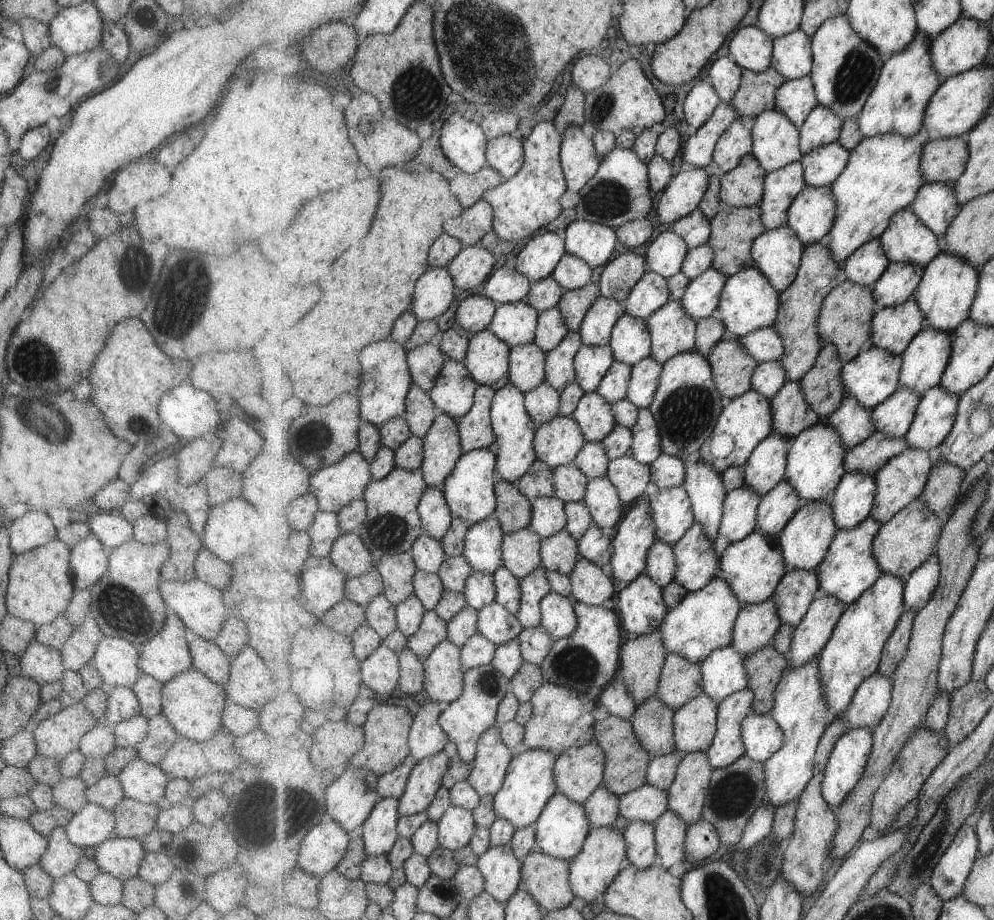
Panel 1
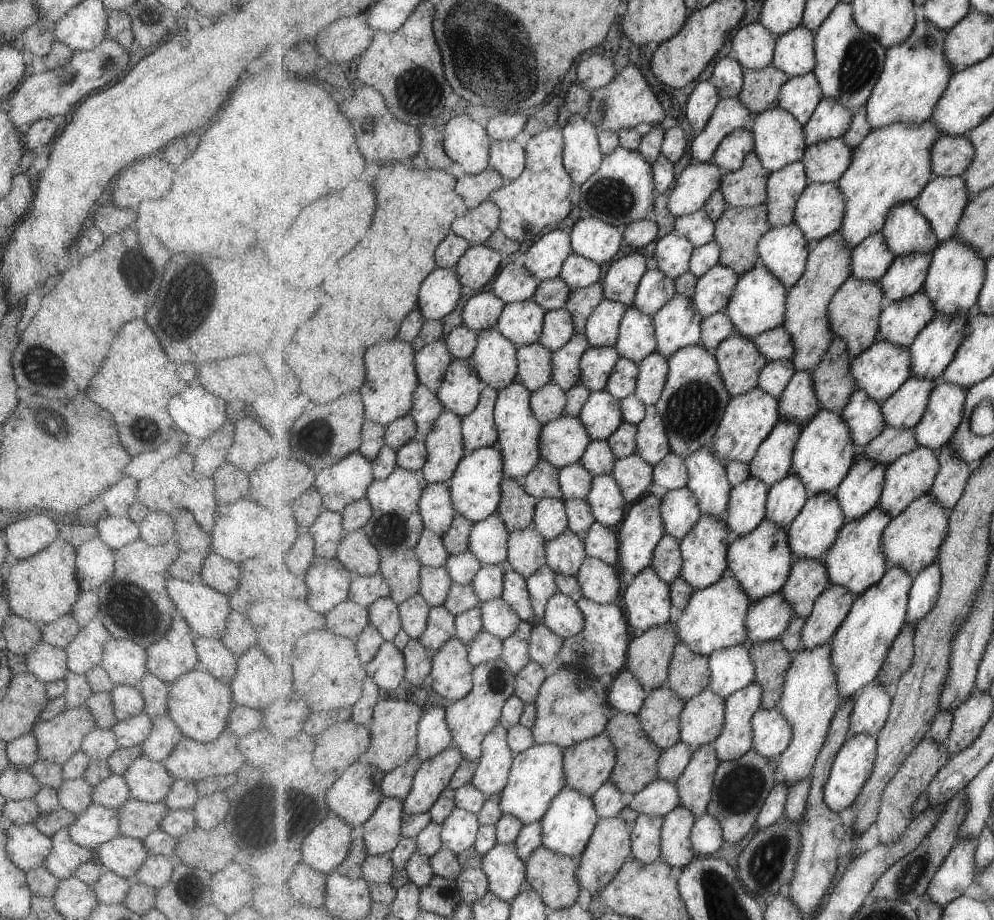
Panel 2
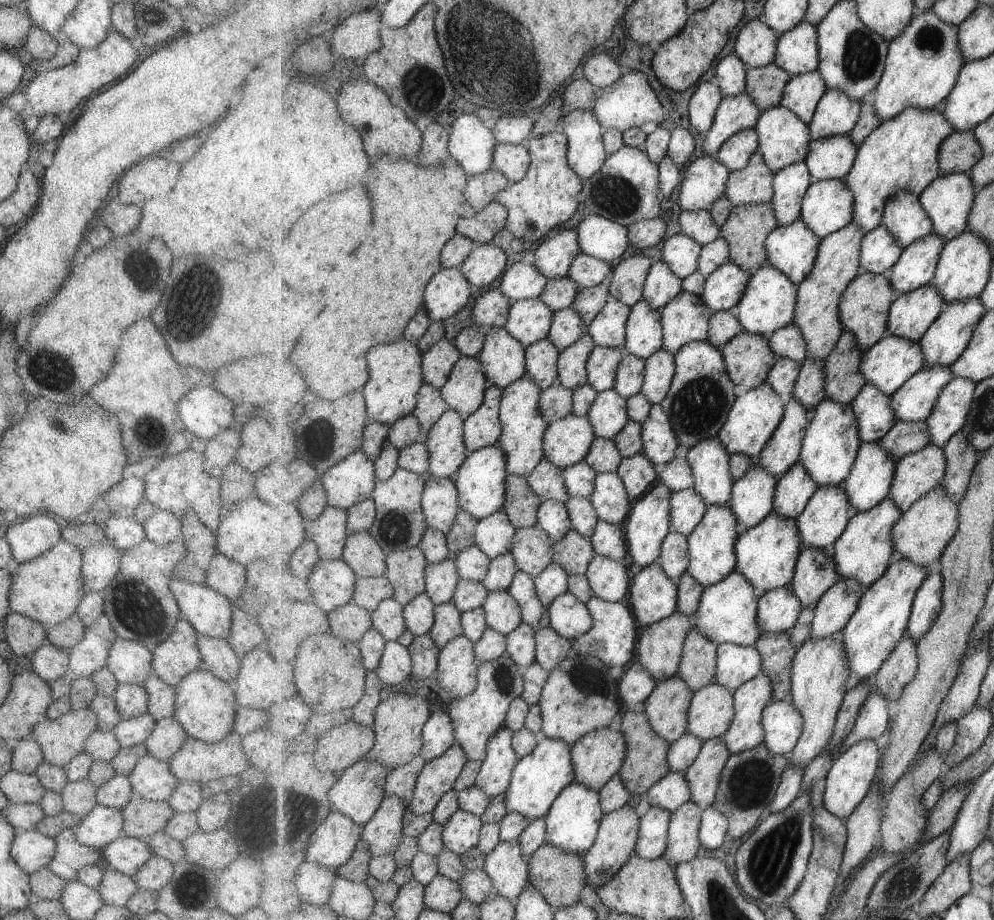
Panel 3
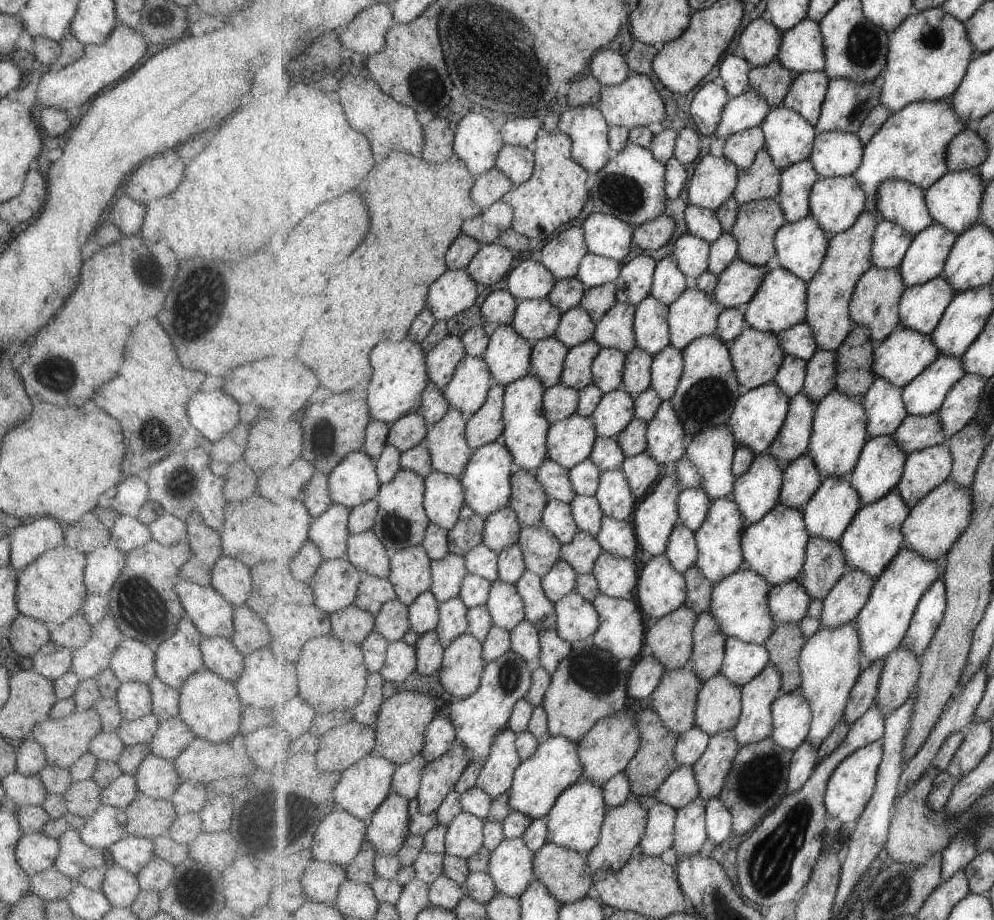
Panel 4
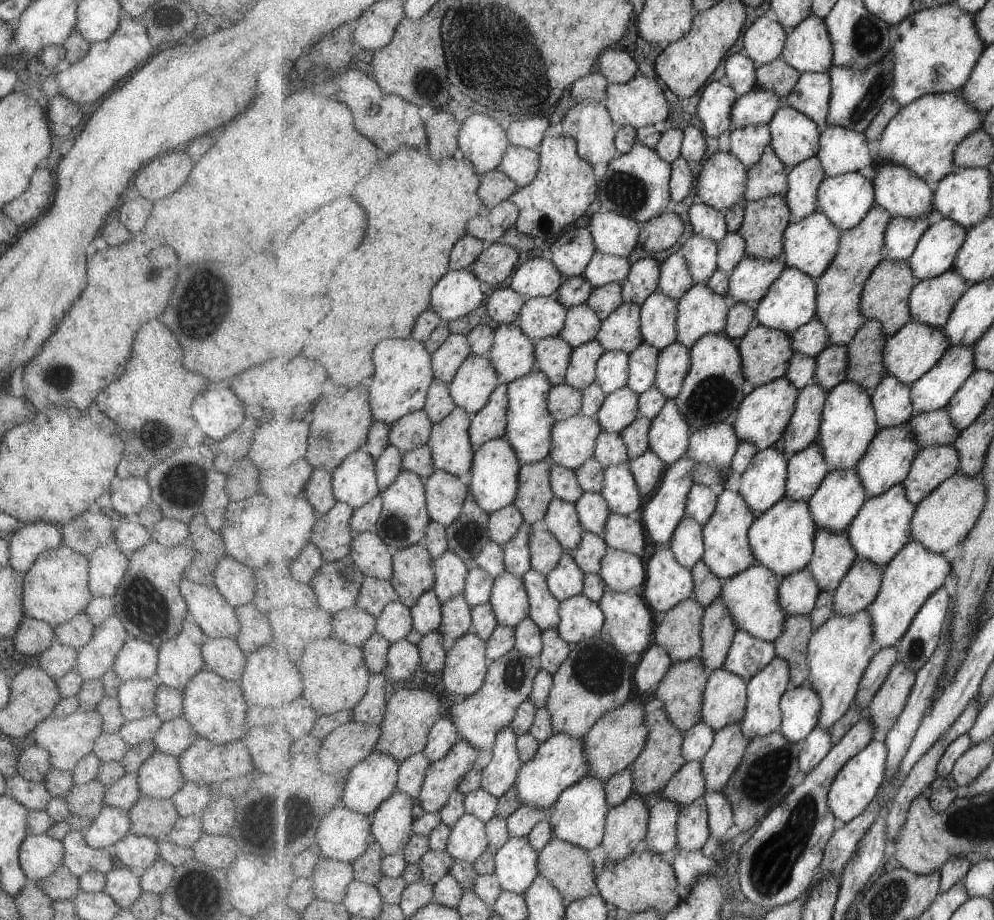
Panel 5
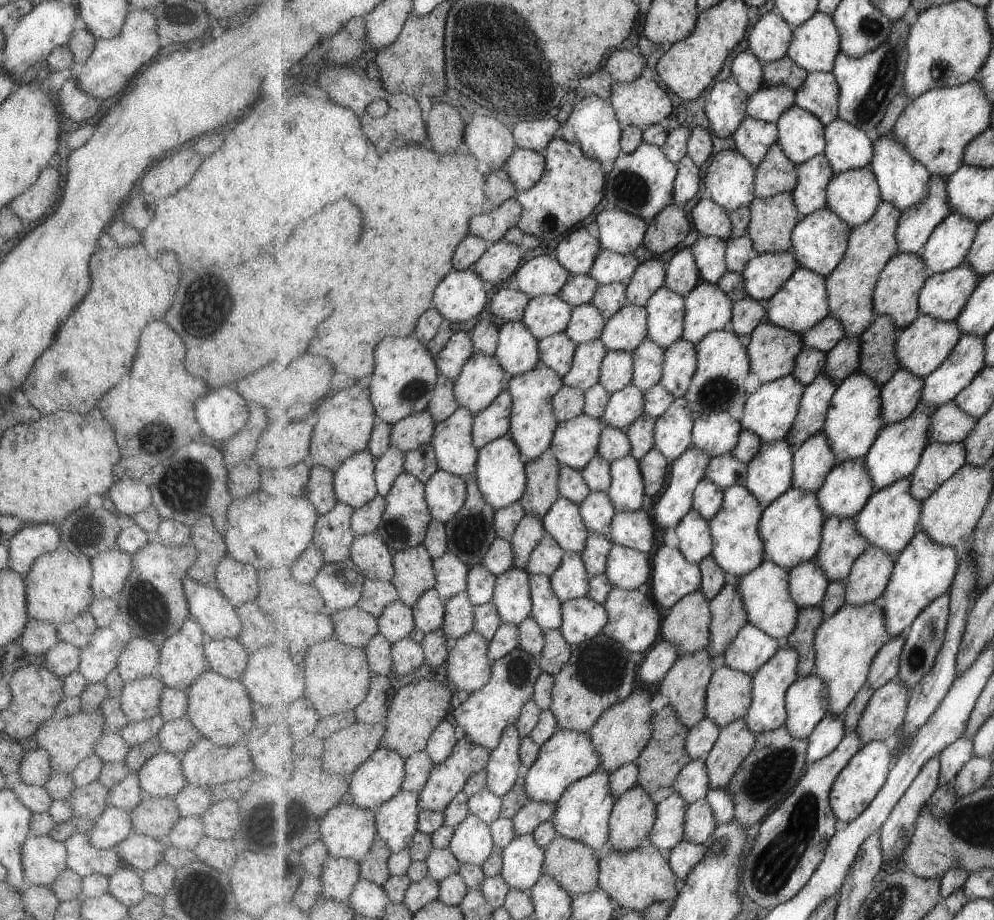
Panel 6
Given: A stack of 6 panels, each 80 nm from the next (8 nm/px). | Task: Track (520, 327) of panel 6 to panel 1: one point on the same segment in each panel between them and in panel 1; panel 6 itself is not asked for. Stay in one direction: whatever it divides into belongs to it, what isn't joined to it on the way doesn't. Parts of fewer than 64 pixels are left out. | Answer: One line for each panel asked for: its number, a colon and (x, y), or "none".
1: (488, 360)
2: (495, 359)
3: (503, 357)
4: (509, 356)
5: (514, 352)

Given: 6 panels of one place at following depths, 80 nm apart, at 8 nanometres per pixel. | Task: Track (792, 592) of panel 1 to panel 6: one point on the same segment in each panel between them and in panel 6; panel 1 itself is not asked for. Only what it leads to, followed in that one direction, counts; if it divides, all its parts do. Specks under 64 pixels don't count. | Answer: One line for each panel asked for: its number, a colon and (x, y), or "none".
2: (809, 580)
3: (816, 571)
4: (825, 565)
5: (835, 554)
6: (842, 544)

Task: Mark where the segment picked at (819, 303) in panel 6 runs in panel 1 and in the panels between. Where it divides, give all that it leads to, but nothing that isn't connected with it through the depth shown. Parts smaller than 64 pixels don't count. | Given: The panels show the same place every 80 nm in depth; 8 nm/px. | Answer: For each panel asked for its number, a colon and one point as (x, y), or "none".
1: (750, 302)
2: (759, 304)
3: (770, 301)
4: (781, 302)
5: (792, 302)

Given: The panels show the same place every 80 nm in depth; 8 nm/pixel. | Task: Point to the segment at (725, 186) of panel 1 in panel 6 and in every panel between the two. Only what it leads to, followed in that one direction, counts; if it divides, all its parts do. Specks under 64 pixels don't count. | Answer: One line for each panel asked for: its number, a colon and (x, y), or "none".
2: (748, 187)
3: (754, 185)
4: (762, 181)
5: (770, 177)
6: (777, 174)

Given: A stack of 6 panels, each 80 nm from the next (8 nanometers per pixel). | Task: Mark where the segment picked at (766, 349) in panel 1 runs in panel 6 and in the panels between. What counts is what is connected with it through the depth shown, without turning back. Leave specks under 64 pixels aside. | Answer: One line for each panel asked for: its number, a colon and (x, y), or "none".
2: (777, 344)
3: (788, 342)
4: (799, 341)
5: (812, 339)
6: (824, 336)

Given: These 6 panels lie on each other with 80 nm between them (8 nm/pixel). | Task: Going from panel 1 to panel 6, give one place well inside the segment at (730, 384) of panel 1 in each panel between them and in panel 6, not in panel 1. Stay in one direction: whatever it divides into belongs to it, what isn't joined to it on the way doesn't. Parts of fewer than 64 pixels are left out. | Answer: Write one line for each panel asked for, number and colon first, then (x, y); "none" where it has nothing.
2: (740, 364)
3: (748, 357)
4: (757, 356)
5: (767, 353)
6: (773, 350)

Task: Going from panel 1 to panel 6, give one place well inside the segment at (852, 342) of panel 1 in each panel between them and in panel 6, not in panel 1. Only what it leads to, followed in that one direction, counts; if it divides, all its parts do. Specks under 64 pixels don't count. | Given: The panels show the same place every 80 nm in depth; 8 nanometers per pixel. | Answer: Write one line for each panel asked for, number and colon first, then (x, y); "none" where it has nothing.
2: (854, 315)
3: (865, 304)
4: (876, 303)
5: (886, 298)
6: (897, 294)

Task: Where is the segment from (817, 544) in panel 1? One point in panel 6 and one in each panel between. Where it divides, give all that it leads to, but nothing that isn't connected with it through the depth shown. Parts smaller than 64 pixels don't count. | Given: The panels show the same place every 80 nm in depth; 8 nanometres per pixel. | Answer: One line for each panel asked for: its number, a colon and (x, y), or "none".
2: (812, 535)
3: (826, 517)
4: (831, 511)
5: (842, 494)
6: (848, 488)

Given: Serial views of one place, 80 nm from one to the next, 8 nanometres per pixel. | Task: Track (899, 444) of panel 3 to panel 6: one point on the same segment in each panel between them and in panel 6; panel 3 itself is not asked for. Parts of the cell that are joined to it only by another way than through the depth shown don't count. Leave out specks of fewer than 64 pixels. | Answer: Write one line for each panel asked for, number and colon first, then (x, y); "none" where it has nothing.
4: (918, 433)
5: (935, 428)
6: (950, 423)

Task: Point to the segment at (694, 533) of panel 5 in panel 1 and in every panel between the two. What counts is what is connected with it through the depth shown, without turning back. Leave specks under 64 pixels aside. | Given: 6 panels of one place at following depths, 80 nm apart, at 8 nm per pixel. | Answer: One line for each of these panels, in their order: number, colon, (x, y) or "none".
1: (662, 562)
2: (668, 560)
3: (674, 558)
4: (683, 550)

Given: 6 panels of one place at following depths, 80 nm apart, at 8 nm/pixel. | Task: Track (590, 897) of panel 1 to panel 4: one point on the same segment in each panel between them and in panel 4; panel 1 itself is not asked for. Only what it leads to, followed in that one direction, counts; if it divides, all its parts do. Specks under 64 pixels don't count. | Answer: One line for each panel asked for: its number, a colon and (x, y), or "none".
2: (610, 848)
3: (616, 844)
4: (624, 827)

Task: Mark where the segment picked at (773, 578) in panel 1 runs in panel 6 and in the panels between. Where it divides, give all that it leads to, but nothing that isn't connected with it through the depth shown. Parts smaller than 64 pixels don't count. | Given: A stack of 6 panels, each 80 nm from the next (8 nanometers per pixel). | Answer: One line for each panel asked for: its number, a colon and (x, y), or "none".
2: (762, 561)
3: (767, 555)
4: (775, 547)
5: (784, 538)
6: (792, 527)

